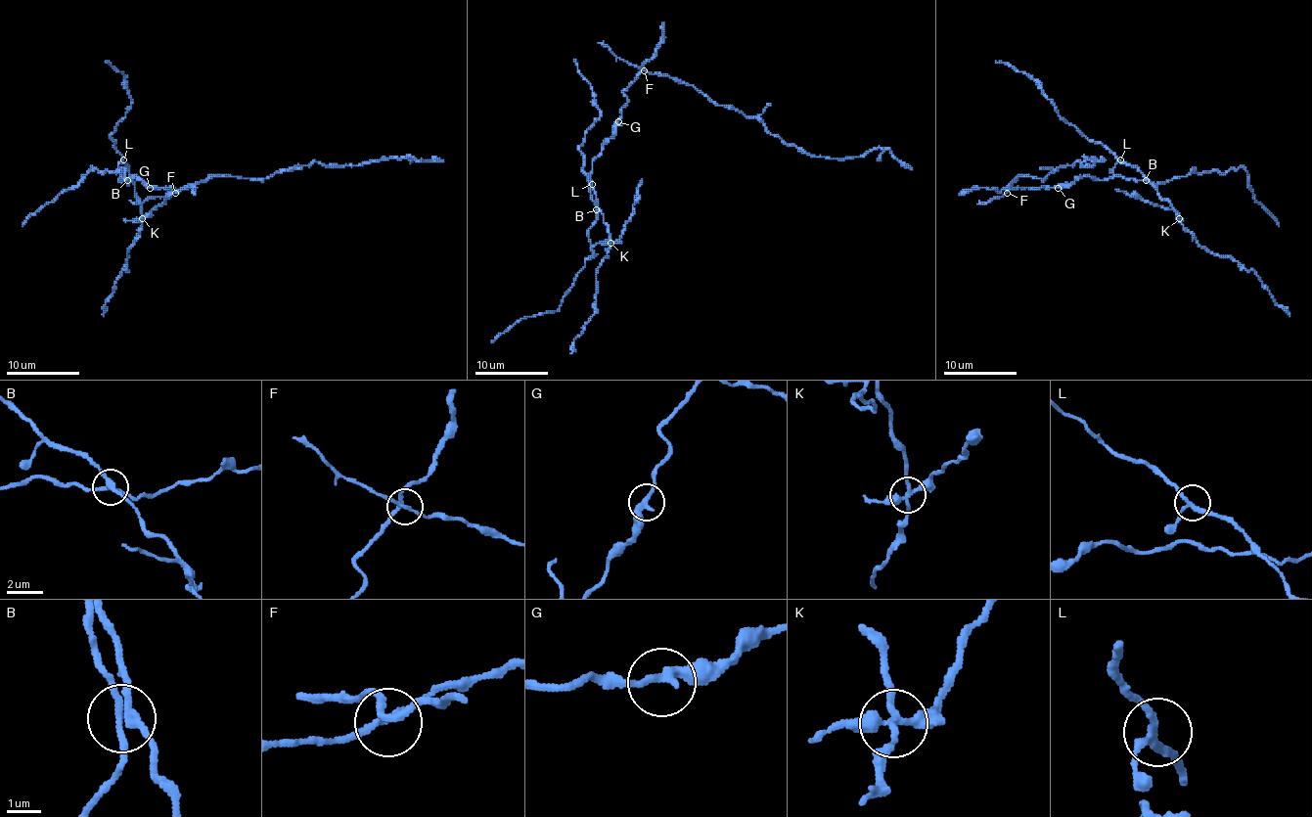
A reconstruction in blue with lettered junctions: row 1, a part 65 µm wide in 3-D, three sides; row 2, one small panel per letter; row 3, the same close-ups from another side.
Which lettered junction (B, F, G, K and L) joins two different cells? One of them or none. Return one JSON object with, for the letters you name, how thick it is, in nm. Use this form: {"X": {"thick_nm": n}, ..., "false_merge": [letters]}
{"K": {"thick_nm": 280}, "false_merge": ["K"]}

